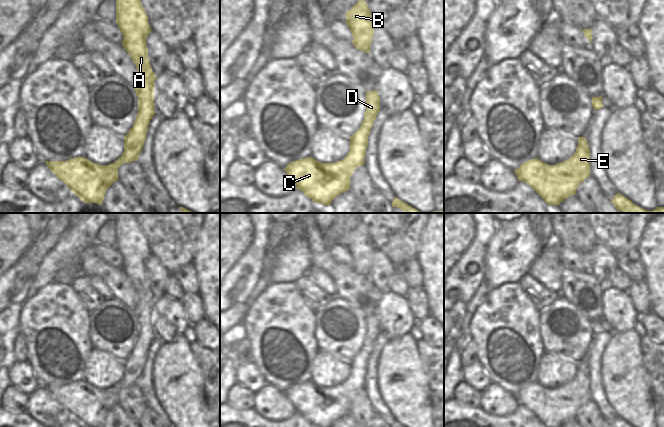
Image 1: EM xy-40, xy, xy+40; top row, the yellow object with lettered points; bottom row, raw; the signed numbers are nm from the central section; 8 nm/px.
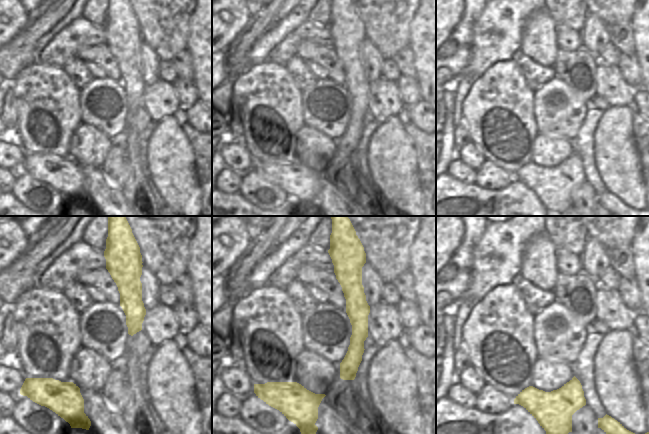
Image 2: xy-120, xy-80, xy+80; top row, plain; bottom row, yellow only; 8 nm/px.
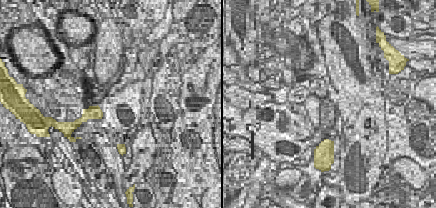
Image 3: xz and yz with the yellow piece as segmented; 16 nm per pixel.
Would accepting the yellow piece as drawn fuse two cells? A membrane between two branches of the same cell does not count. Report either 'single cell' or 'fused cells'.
single cell

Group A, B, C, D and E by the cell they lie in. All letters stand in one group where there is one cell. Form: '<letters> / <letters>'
A B C D E

